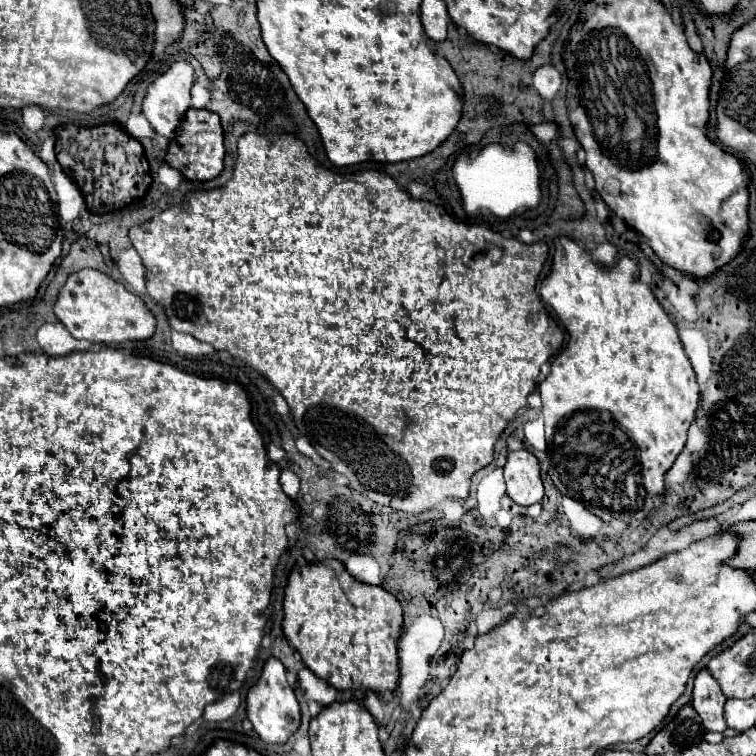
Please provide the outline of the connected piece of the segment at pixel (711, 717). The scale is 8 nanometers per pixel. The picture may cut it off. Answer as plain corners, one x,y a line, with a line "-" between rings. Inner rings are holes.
702,668
696,674
694,680
694,692
692,692
692,706
702,718
702,724
710,732
724,732
726,722
724,722
724,702
726,696
720,690
720,684
716,678
710,674
708,668

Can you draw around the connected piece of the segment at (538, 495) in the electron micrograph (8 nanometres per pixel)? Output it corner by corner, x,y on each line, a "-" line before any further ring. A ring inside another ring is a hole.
520,448
520,450
508,452
504,478
506,478
508,496
516,504
532,506
542,500
544,486
540,478
540,464
530,450

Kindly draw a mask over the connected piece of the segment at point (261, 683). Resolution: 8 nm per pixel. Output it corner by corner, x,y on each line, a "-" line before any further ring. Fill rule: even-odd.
268,658
258,682
248,690
246,696
246,714
256,730
256,734
266,744
284,744
288,736
300,726
300,706
286,680
286,668
278,658

